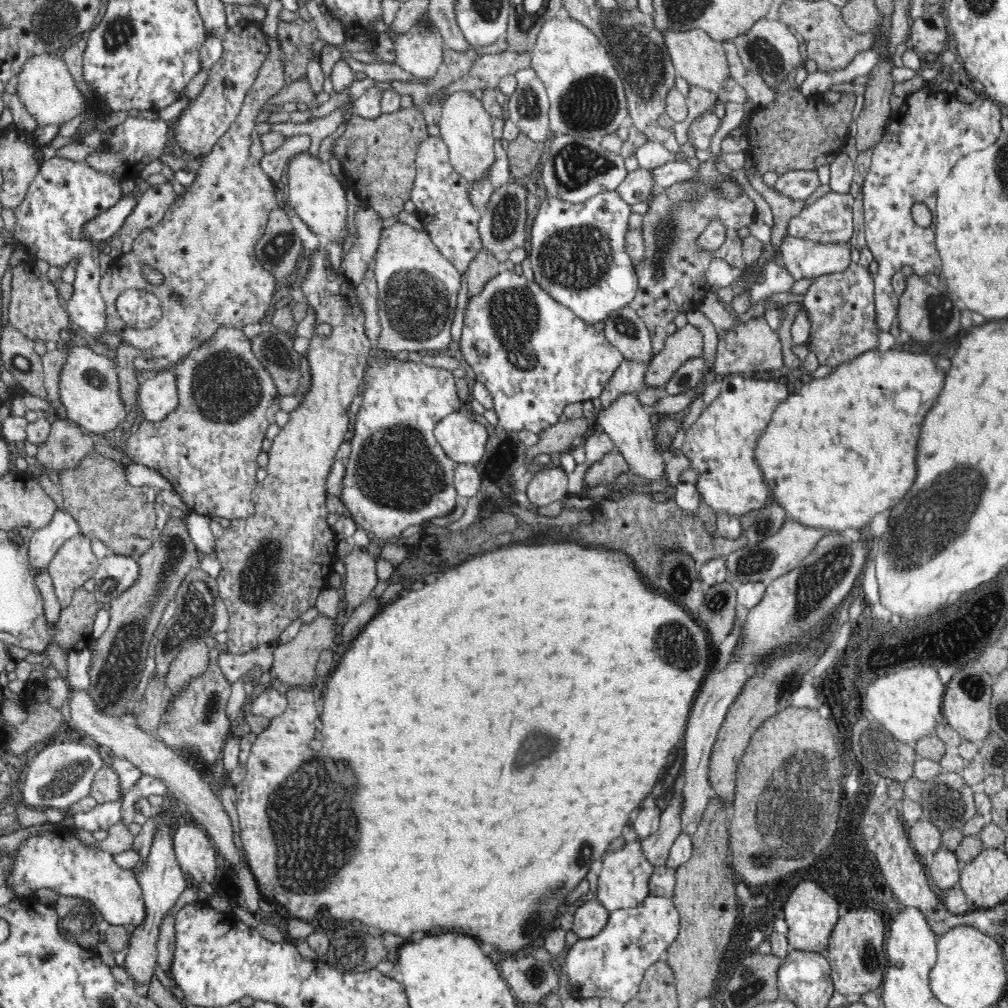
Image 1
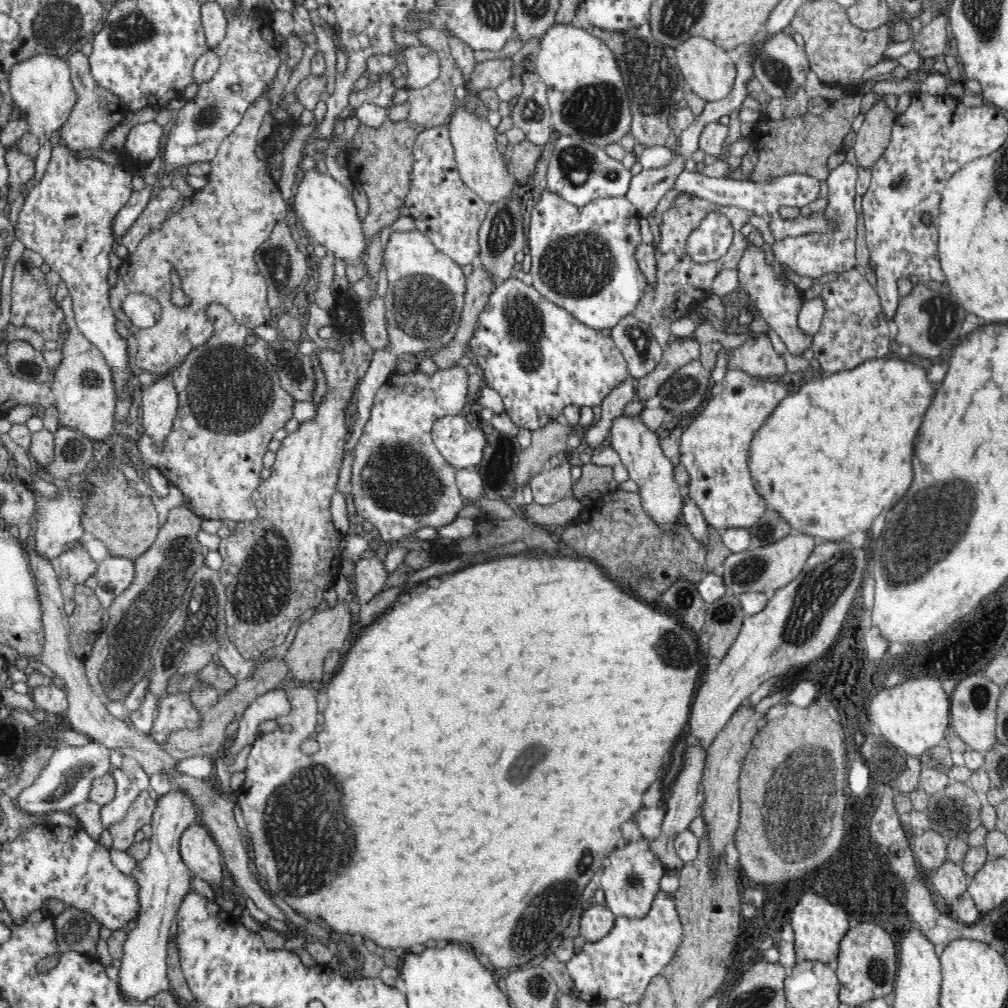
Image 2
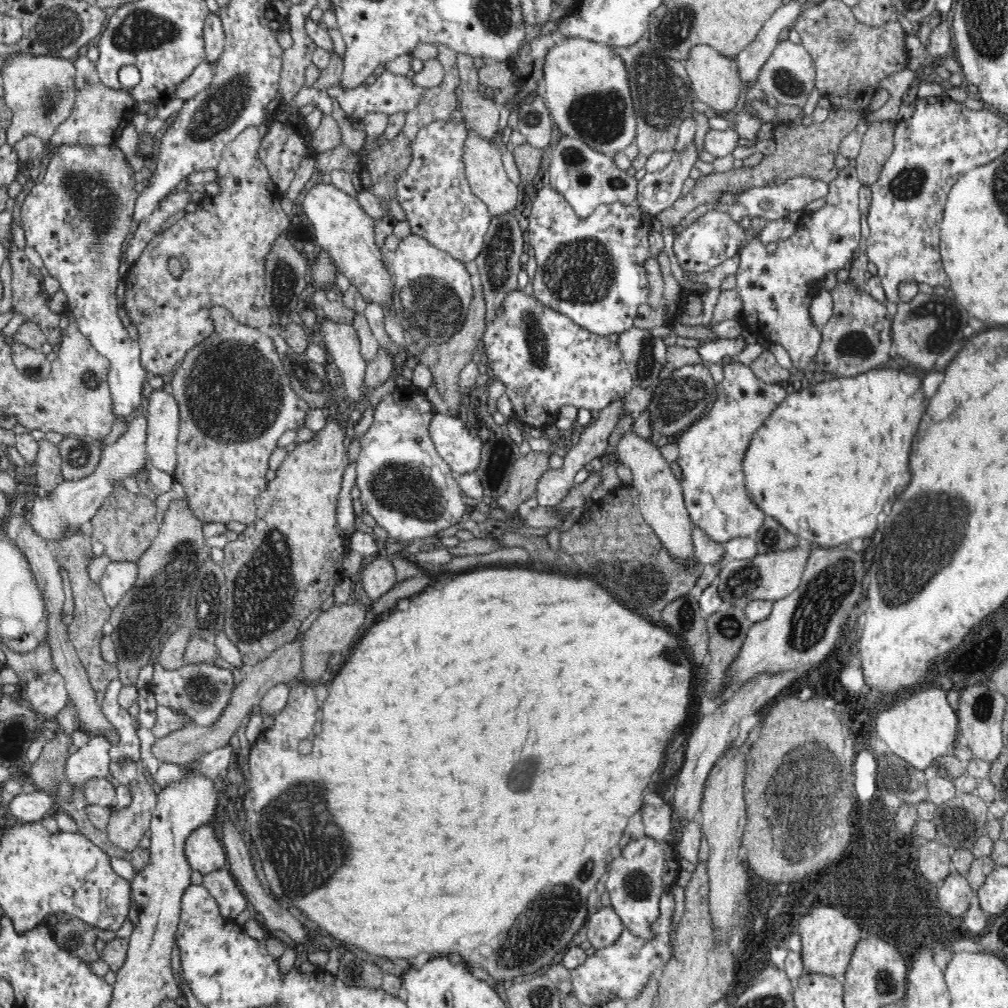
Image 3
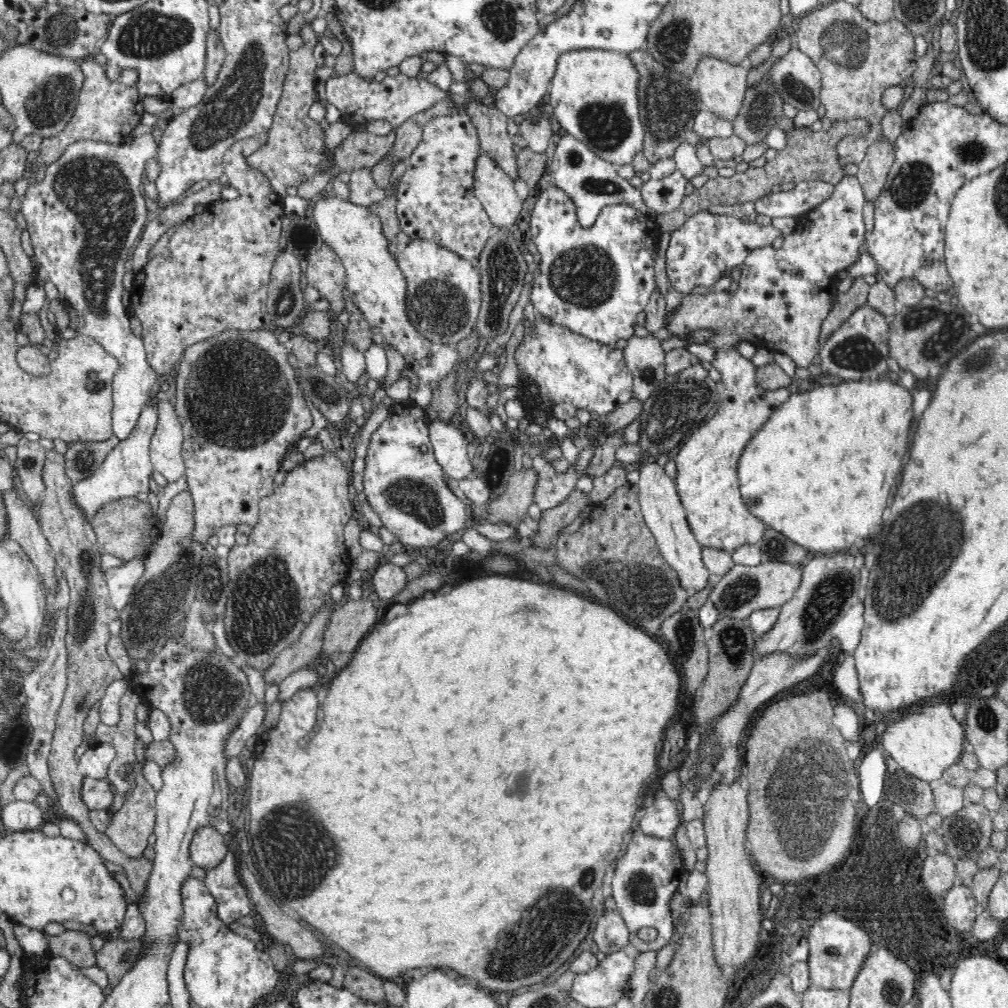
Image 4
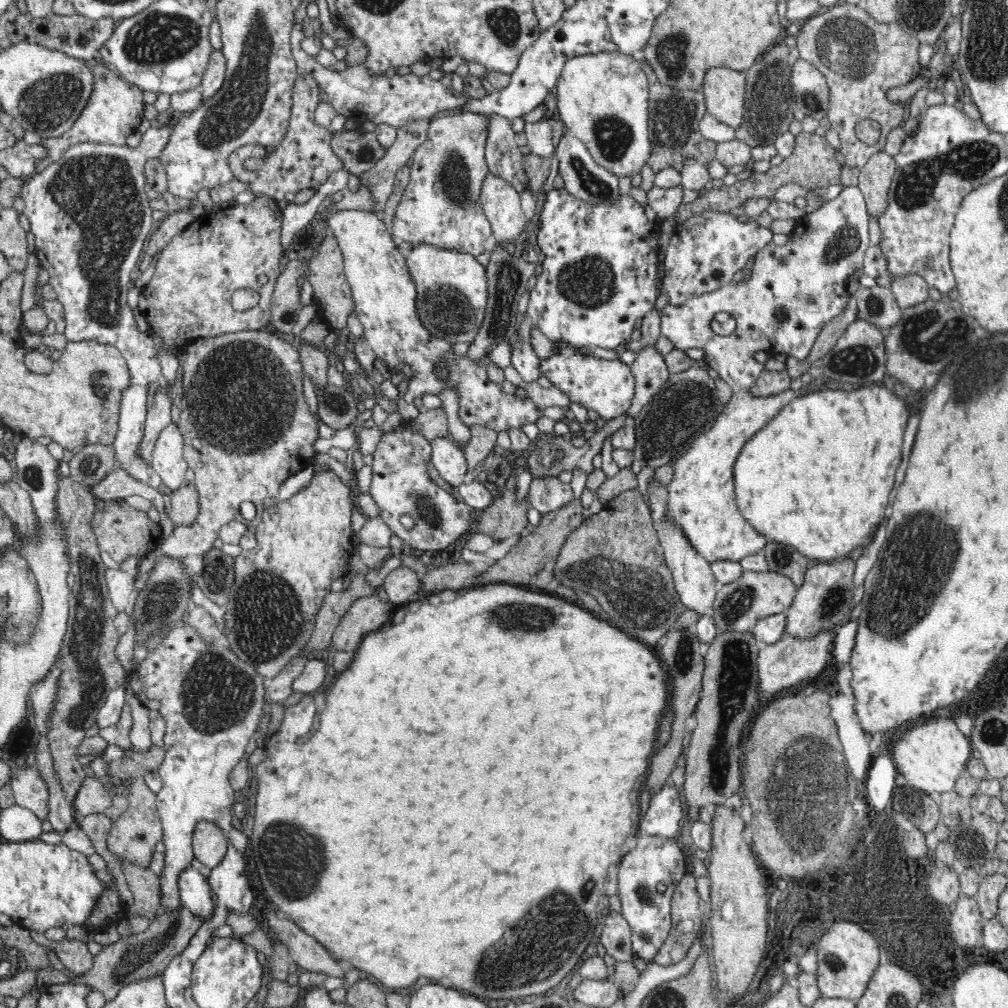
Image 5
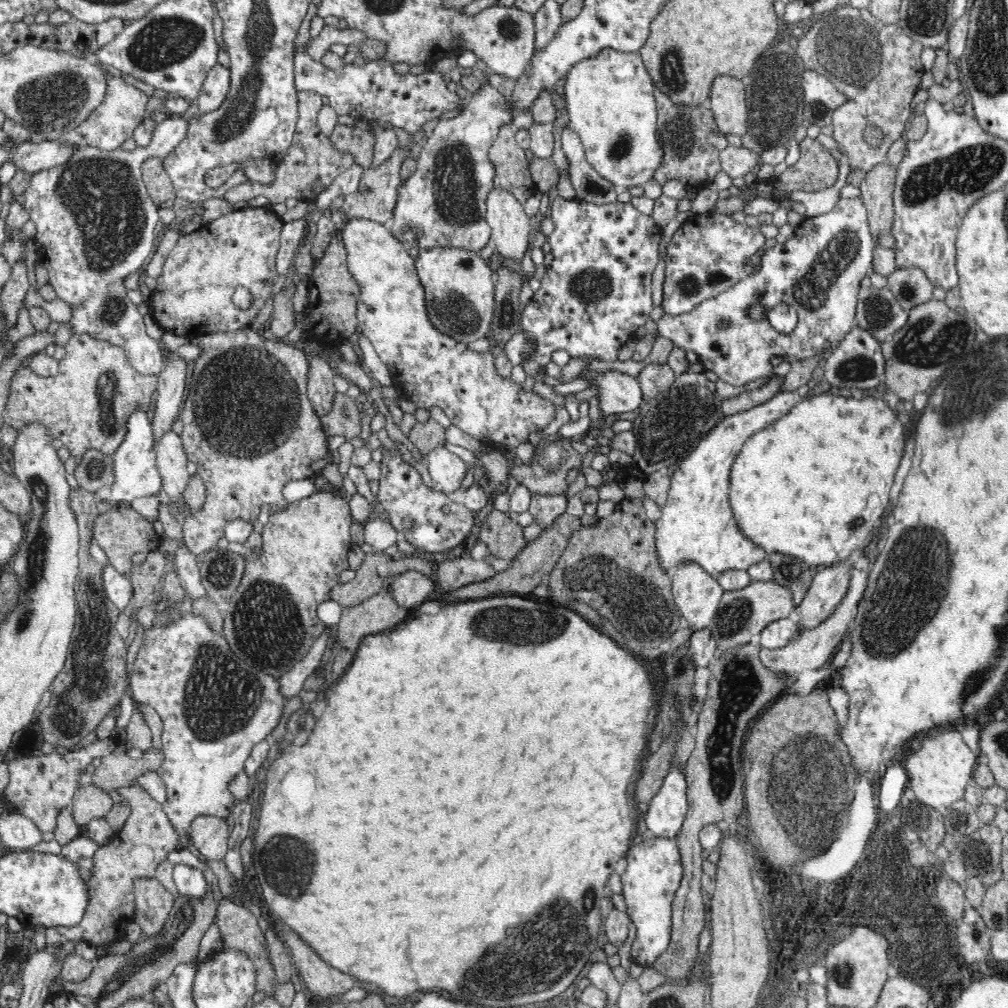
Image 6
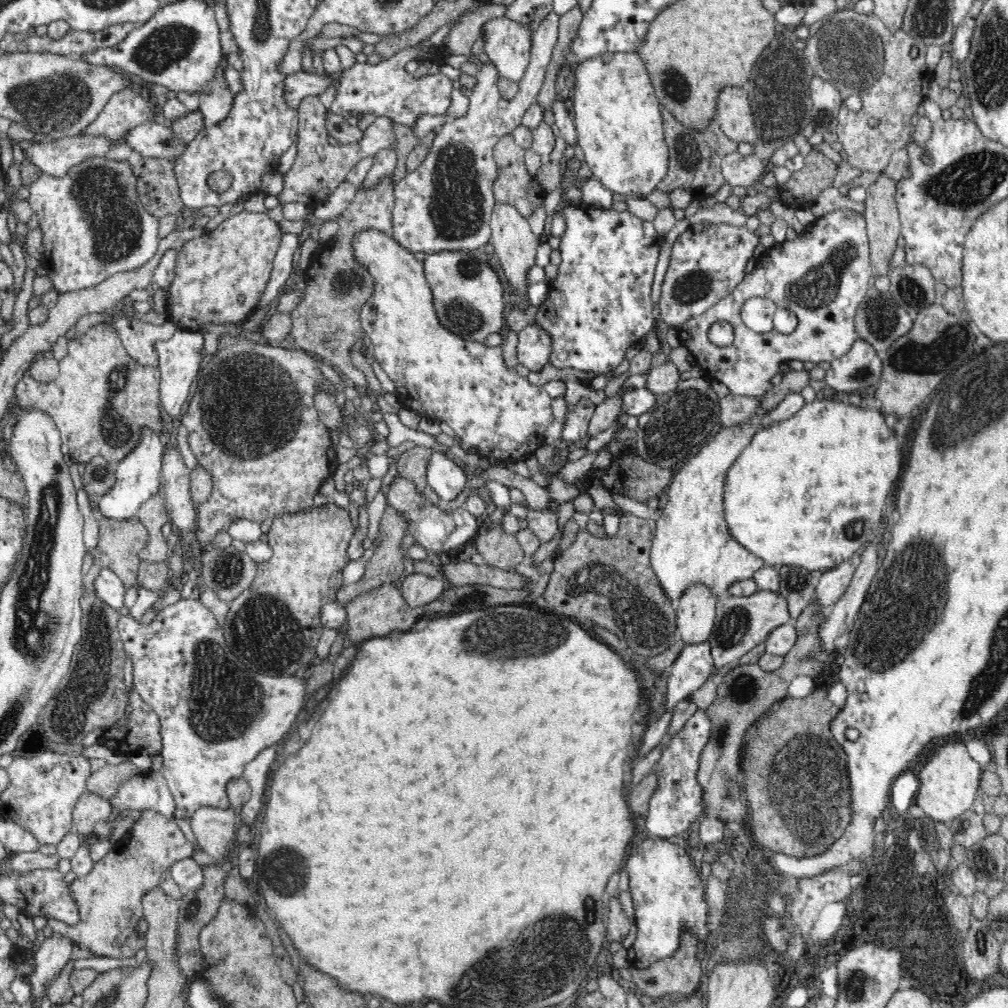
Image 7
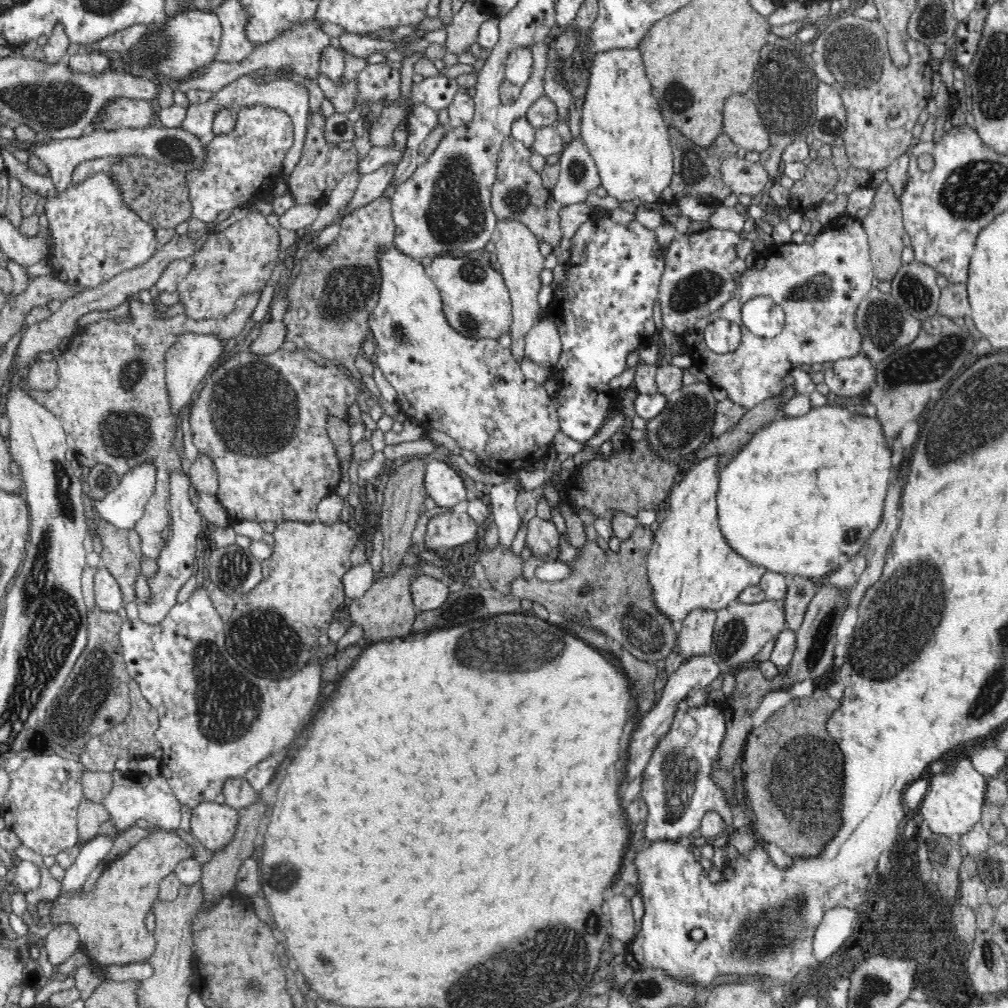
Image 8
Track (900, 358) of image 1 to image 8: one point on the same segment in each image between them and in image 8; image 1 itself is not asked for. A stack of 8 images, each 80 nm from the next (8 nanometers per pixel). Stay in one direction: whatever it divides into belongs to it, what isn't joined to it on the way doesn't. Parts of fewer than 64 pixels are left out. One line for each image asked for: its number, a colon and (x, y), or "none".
2: (830, 434)
3: (828, 458)
4: (820, 470)
5: (836, 453)
6: (812, 485)
7: (807, 491)
8: (802, 495)

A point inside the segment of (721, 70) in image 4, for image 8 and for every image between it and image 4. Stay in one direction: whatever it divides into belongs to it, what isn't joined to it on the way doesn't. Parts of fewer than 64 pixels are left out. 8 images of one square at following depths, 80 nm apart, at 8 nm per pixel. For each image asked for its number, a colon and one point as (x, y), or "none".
5: (724, 89)
6: (727, 100)
7: (733, 112)
8: (741, 122)

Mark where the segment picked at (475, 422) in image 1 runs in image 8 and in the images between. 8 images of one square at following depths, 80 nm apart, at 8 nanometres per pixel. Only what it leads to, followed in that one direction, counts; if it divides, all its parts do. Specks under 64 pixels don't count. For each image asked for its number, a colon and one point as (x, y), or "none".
2: (461, 442)
3: (455, 444)
4: (450, 447)
5: (450, 462)
6: (448, 471)
7: (447, 479)
8: (444, 485)

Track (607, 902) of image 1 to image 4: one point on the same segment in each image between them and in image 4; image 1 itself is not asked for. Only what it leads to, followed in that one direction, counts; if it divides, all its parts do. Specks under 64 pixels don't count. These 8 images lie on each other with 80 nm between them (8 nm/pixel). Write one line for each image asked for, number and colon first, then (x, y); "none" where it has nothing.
2: (631, 879)
3: (638, 877)
4: (649, 872)

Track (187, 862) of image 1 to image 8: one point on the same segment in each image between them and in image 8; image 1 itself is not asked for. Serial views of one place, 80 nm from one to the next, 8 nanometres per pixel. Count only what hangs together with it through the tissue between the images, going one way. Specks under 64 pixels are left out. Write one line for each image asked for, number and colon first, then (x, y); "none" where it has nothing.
2: (201, 855)
3: (205, 852)
4: (208, 847)
5: (210, 845)
6: (210, 835)
7: (214, 828)
8: (214, 825)

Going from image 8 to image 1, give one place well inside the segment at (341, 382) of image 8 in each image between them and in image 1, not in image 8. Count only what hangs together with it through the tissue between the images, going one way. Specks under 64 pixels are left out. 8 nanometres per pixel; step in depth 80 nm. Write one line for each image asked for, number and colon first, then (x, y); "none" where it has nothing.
1: (207, 447)
2: (230, 400)
3: (234, 392)
4: (239, 404)
5: (247, 428)
6: (249, 426)
7: (252, 423)

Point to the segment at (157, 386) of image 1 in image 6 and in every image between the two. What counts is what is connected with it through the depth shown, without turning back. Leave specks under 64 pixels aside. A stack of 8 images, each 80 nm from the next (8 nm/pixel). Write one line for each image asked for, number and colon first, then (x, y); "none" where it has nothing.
2: (160, 403)
3: (163, 412)
4: (165, 447)
5: (168, 461)
6: (171, 460)

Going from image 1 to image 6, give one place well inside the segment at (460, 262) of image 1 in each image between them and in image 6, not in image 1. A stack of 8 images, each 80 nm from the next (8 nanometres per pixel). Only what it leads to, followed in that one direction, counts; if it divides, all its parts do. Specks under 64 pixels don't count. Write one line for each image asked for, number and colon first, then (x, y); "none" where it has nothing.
2: (450, 214)
3: (439, 205)
4: (436, 202)
5: (440, 205)
6: (442, 204)

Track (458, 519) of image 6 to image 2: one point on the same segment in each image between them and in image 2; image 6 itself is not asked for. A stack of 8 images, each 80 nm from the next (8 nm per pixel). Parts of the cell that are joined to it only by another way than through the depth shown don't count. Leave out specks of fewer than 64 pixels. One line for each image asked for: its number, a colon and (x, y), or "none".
2: (401, 483)
3: (404, 483)
4: (402, 481)
5: (425, 517)

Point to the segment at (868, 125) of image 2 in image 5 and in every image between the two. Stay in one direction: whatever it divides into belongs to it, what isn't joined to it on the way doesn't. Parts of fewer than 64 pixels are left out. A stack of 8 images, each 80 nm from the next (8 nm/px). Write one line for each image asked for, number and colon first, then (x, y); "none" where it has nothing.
3: (877, 145)
4: (872, 171)
5: (875, 177)

